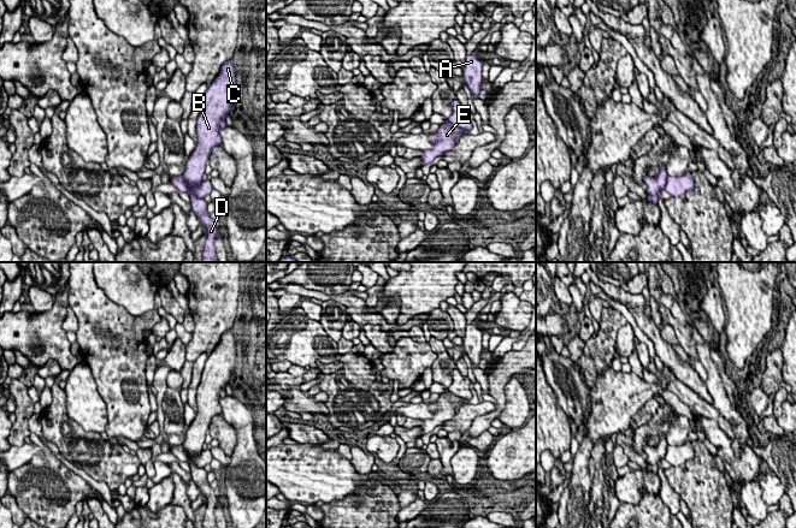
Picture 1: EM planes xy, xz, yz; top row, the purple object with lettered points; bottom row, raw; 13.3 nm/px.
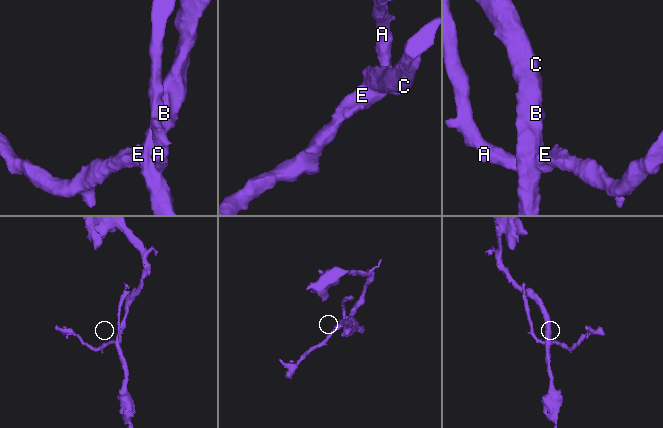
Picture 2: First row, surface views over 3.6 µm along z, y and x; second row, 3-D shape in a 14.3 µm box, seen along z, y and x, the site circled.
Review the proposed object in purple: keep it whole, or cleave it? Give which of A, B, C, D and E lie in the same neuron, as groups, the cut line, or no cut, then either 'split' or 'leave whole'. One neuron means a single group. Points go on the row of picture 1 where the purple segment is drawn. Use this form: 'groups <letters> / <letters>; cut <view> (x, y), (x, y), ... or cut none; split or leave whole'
groups A E / B C D; cut xy (182, 174), (190, 185), (198, 185), (202, 181); split

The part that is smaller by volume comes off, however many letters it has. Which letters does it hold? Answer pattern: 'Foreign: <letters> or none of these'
Foreign: A, E

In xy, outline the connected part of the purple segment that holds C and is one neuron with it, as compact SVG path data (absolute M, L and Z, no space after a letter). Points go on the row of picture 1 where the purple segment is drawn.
M230 59L222 66L220 73L205 93L196 124L196 147L187 160L182 174L190 186L197 186L204 180L212 148L222 144L219 131L226 126L225 117L229 115L235 93L235 69Z

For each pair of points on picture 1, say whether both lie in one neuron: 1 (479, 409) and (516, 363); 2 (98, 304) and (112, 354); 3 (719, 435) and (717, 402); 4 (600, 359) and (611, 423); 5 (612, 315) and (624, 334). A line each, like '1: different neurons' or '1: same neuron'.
1: different neurons
2: same neuron
3: different neurons
4: different neurons
5: different neurons

